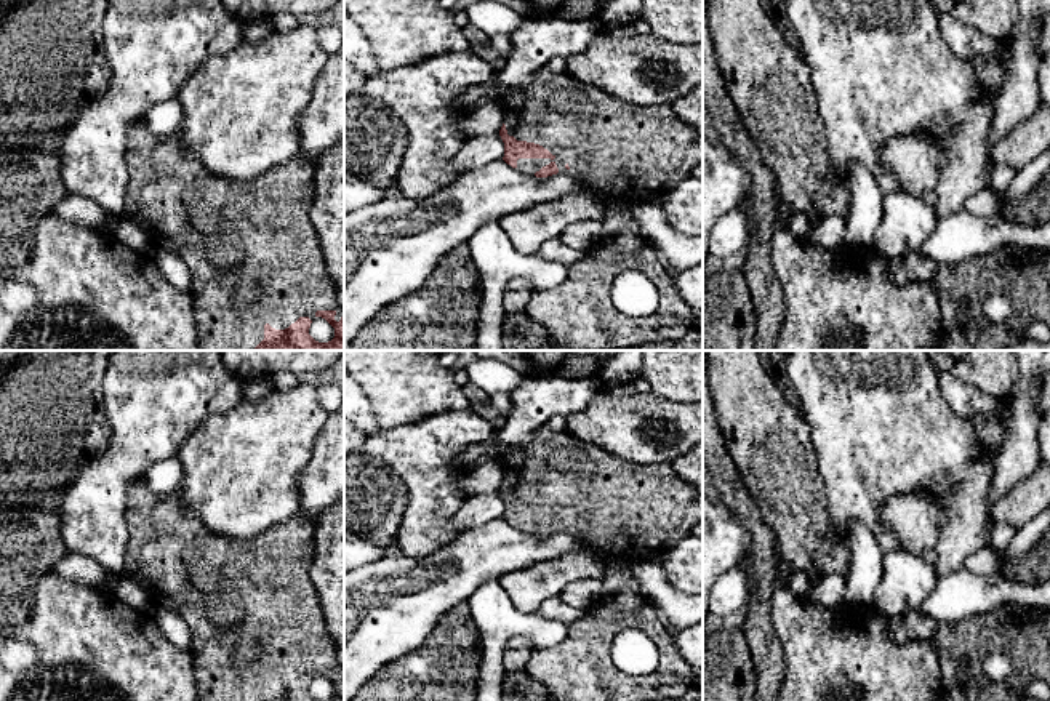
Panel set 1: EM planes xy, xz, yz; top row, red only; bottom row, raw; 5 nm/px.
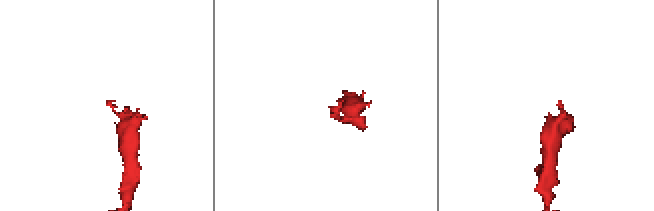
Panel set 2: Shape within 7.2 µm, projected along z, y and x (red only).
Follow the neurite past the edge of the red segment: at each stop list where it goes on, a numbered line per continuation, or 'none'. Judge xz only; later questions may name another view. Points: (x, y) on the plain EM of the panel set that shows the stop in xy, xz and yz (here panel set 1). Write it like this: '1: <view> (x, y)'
1: xz (609, 501)

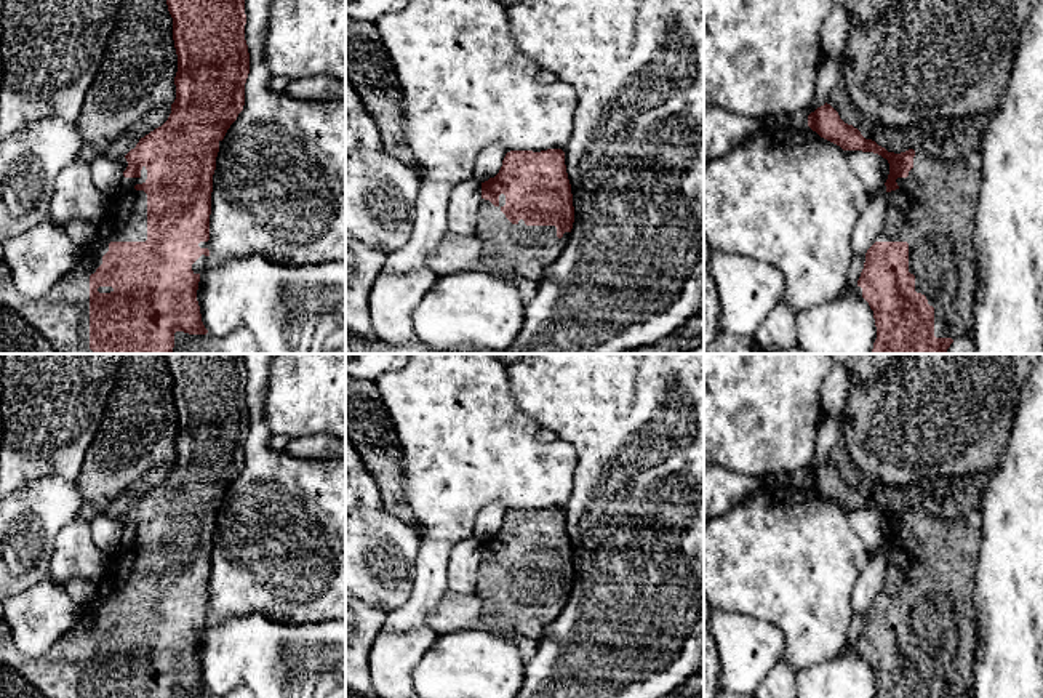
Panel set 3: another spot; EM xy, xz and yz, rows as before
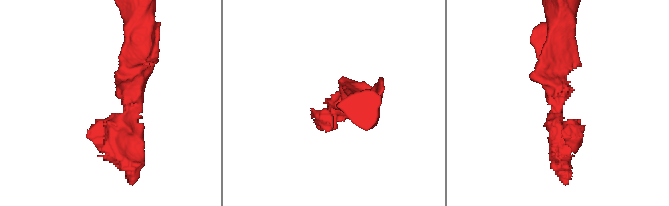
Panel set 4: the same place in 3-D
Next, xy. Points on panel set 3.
1: xy (63, 671)

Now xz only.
1: xz (520, 609)

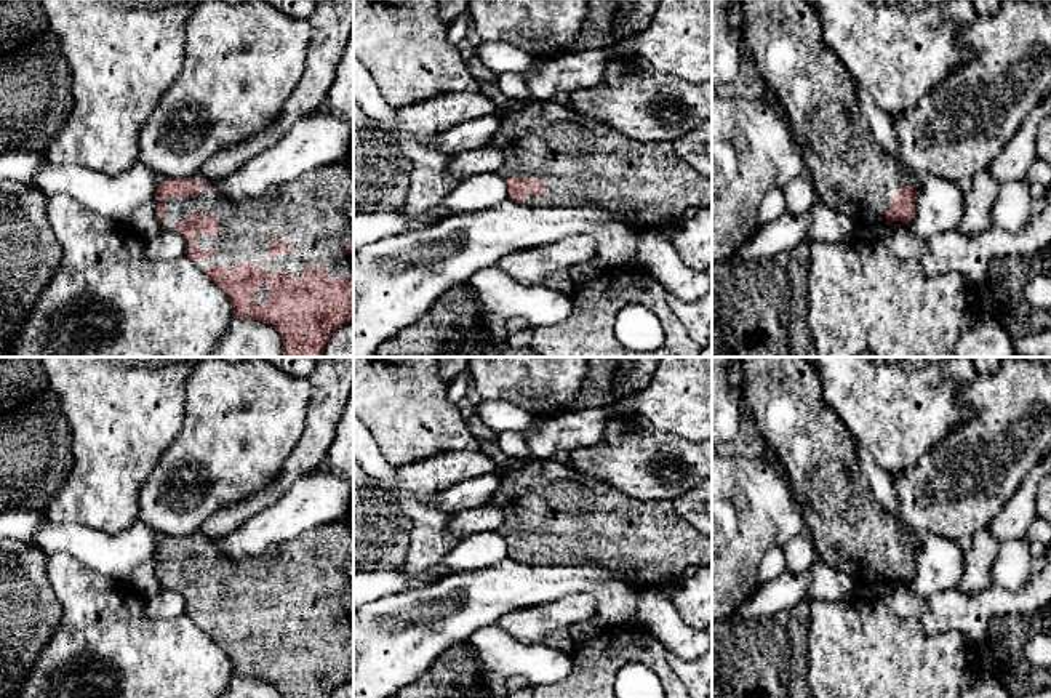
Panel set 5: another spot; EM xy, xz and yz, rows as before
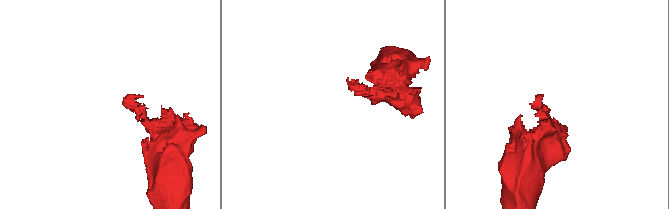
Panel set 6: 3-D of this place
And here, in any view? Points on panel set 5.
1: xy (309, 572)

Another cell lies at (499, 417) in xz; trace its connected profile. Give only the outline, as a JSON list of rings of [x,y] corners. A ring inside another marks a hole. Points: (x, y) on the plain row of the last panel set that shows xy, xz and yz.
[[[480,400],[475,415],[496,434],[506,431],[526,432],[537,424],[536,416],[502,400]]]

